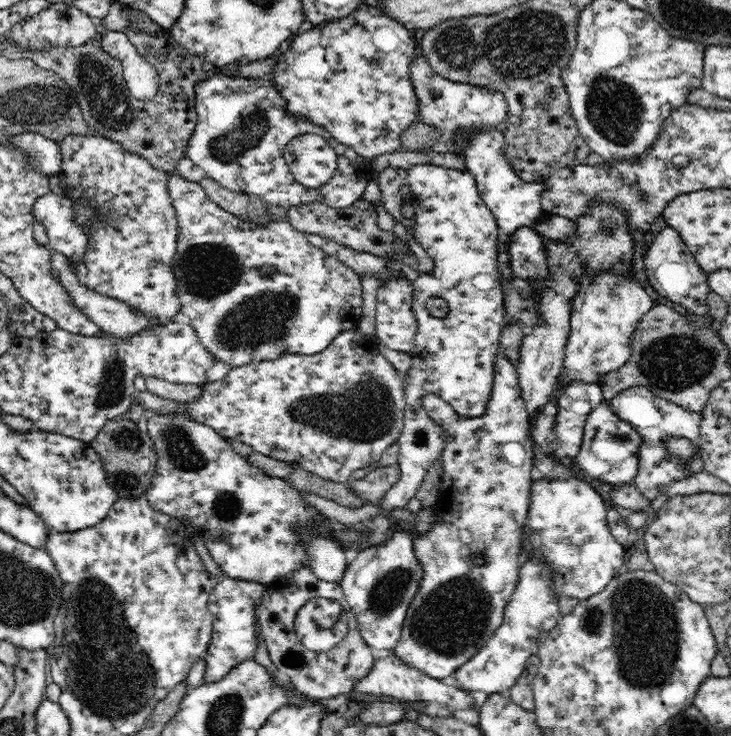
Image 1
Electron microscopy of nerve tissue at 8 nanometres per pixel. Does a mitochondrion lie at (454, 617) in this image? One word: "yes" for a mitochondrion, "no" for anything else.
yes

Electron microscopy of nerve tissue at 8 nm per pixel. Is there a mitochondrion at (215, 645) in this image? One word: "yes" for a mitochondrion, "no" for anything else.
no

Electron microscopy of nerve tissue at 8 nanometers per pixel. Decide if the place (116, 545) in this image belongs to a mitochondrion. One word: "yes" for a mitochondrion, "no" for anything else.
no

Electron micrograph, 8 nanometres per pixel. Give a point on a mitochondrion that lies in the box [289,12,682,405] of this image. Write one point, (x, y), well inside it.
(615, 111)

